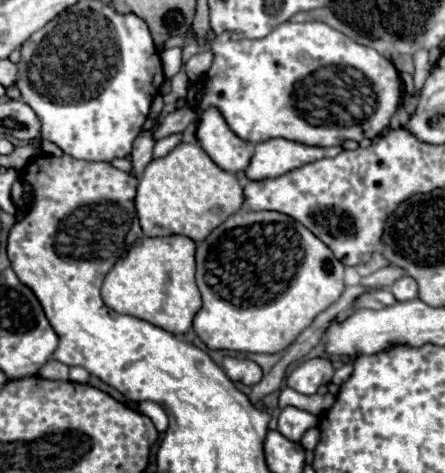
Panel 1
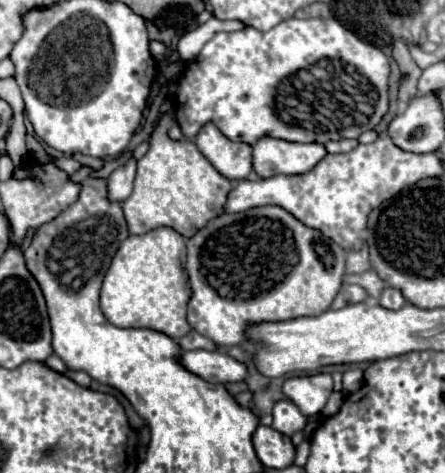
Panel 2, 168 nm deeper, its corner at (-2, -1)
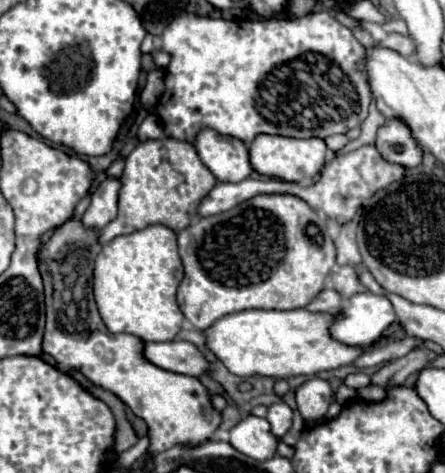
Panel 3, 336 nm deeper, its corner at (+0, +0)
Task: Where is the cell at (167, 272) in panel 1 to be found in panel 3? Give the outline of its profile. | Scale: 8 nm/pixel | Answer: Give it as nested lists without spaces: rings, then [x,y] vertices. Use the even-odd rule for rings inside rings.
[[[146,226],[144,230],[118,236],[104,244],[94,260],[94,300],[110,332],[126,332],[144,342],[174,340],[184,314],[176,304],[176,288],[184,278],[178,256],[176,234],[166,226]]]

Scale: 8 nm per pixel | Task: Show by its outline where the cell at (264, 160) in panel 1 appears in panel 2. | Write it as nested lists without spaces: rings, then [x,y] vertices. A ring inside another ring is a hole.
[[[262,137],[252,149],[254,171],[260,177],[306,173],[326,155],[320,143],[290,143],[274,137]]]

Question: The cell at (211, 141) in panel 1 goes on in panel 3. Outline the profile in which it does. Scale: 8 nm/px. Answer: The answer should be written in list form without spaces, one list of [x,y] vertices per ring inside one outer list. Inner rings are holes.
[[[204,128],[194,146],[200,160],[218,182],[240,182],[252,174],[248,148],[238,138],[222,136],[210,128]]]

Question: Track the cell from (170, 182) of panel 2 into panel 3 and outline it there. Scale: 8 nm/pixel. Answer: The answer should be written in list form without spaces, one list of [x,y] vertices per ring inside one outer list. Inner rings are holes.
[[[174,138],[140,142],[128,156],[120,176],[118,194],[118,218],[100,230],[100,244],[110,242],[120,234],[132,234],[150,224],[164,224],[174,232],[184,230],[190,224],[190,216],[196,214],[198,202],[212,190],[216,178],[200,162],[190,142]]]

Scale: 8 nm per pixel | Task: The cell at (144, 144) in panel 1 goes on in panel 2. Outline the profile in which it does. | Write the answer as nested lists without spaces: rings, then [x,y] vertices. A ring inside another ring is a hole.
[[[132,157],[118,169],[114,169],[108,177],[108,197],[112,201],[124,201],[130,197],[132,185],[134,185],[134,171],[138,161]]]

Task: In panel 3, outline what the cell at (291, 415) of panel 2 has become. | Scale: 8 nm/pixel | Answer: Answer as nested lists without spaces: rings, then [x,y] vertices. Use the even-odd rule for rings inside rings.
[[[280,402],[280,404],[272,404],[268,408],[268,416],[266,420],[270,422],[270,432],[276,436],[276,438],[282,438],[290,426],[292,426],[292,410],[288,404]]]

